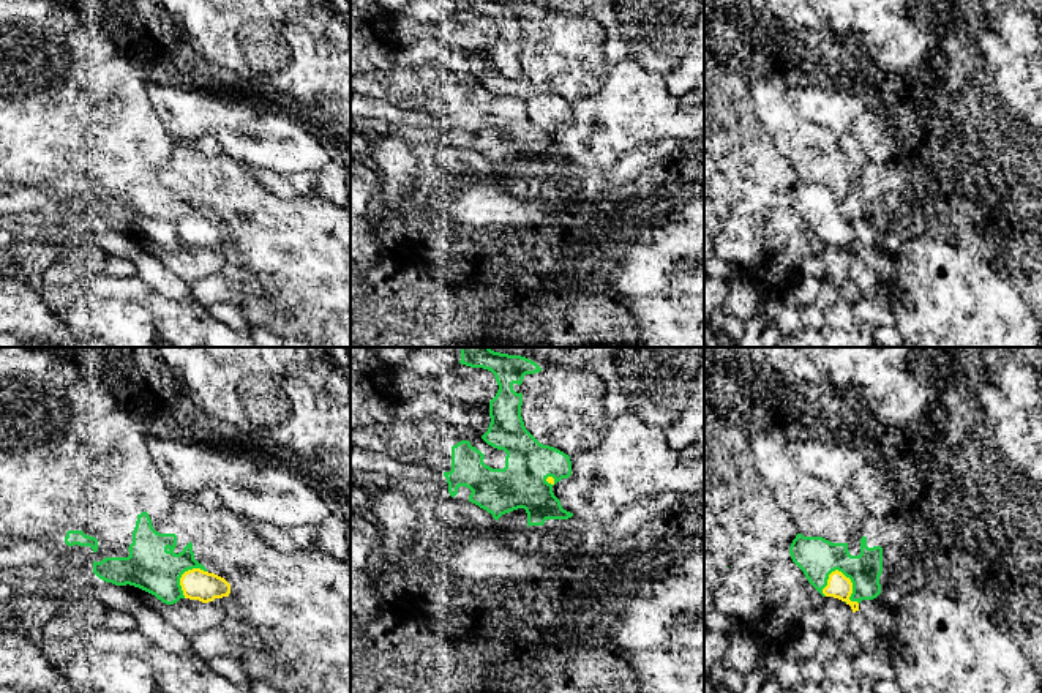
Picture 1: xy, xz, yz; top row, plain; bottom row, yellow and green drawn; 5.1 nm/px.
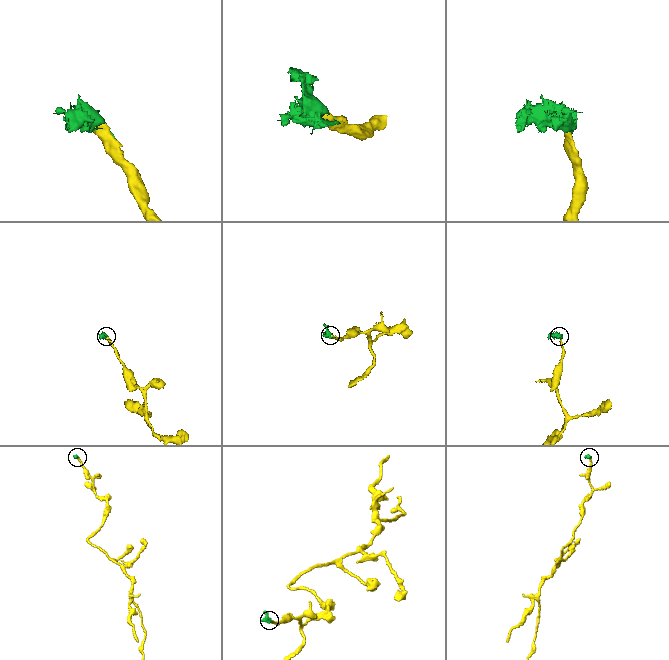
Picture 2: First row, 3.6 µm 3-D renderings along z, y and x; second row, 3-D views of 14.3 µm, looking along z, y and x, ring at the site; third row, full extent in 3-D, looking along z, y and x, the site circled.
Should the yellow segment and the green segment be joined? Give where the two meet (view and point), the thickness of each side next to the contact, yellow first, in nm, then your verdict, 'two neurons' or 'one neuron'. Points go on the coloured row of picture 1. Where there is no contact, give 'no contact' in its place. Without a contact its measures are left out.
contact yz (851, 584); calibres 120 and 200 nm; one neuron

